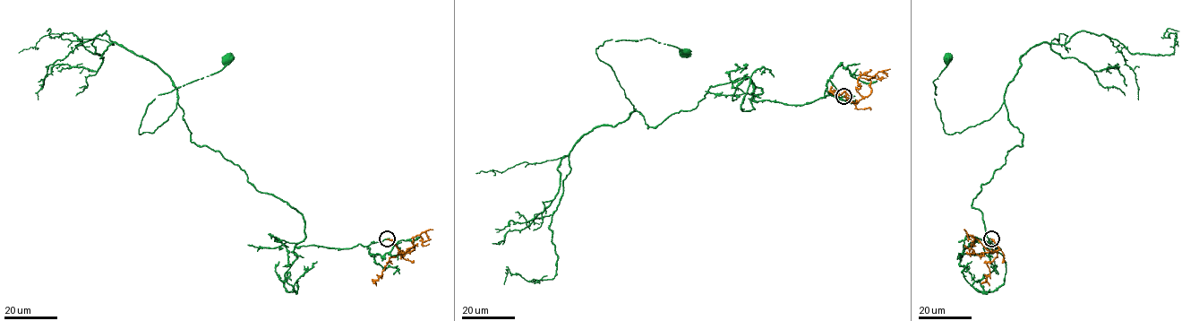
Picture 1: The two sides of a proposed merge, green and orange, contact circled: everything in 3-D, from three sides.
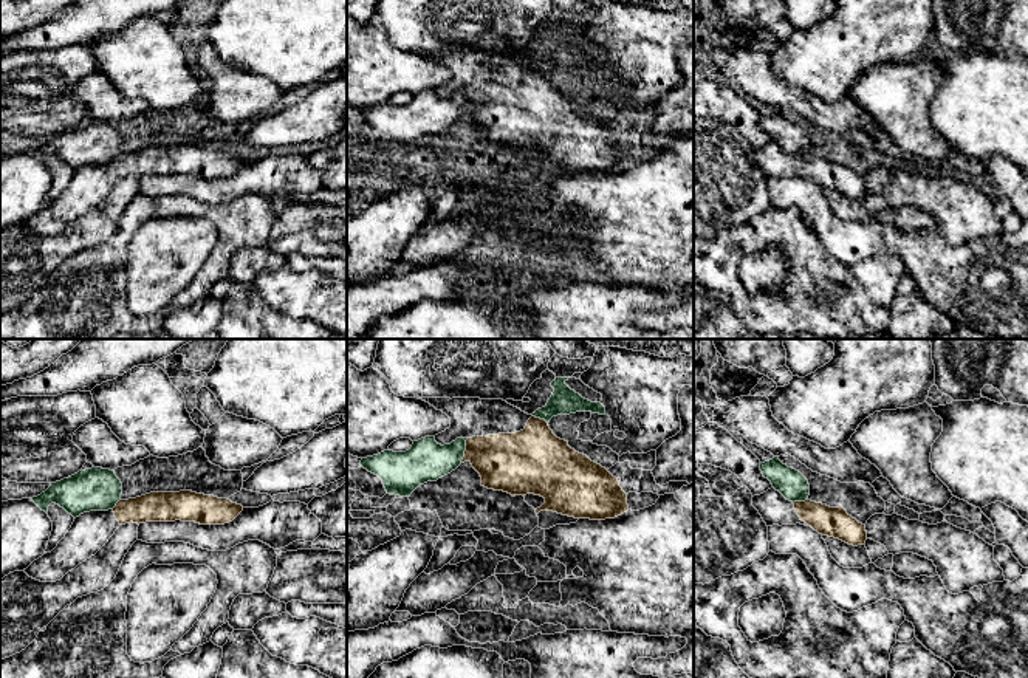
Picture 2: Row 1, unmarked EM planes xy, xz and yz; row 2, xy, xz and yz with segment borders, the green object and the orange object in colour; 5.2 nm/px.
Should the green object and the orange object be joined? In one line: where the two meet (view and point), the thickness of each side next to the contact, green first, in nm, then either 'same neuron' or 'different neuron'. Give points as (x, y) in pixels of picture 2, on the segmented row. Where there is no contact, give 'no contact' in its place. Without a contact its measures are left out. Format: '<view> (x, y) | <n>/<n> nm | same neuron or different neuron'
xz (465, 449) | 220/300 nm | different neuron

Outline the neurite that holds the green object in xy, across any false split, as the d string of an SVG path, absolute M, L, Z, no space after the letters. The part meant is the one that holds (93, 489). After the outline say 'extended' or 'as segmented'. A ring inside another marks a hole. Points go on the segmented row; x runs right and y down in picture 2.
M91 467L51 483L31 500L48 514L51 503L59 505L74 519L90 511L108 511L121 500L122 483L115 471Z | as segmented

